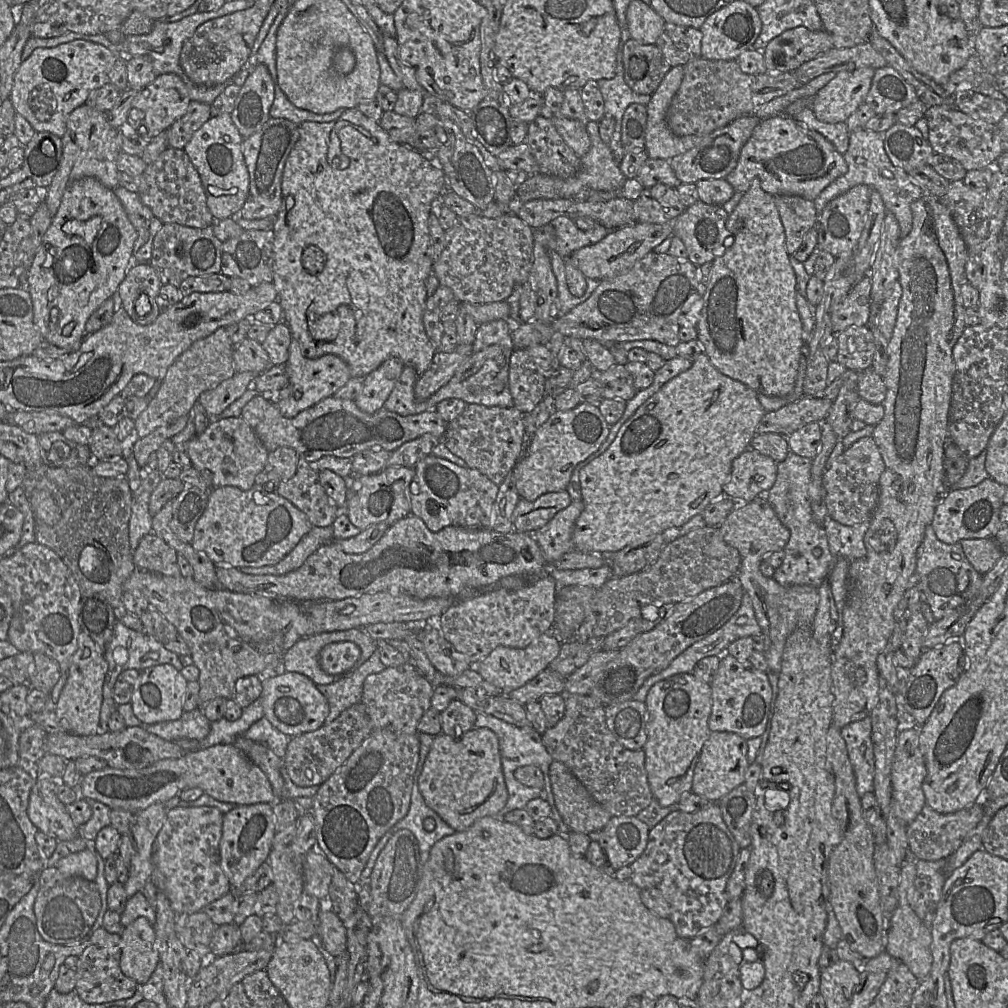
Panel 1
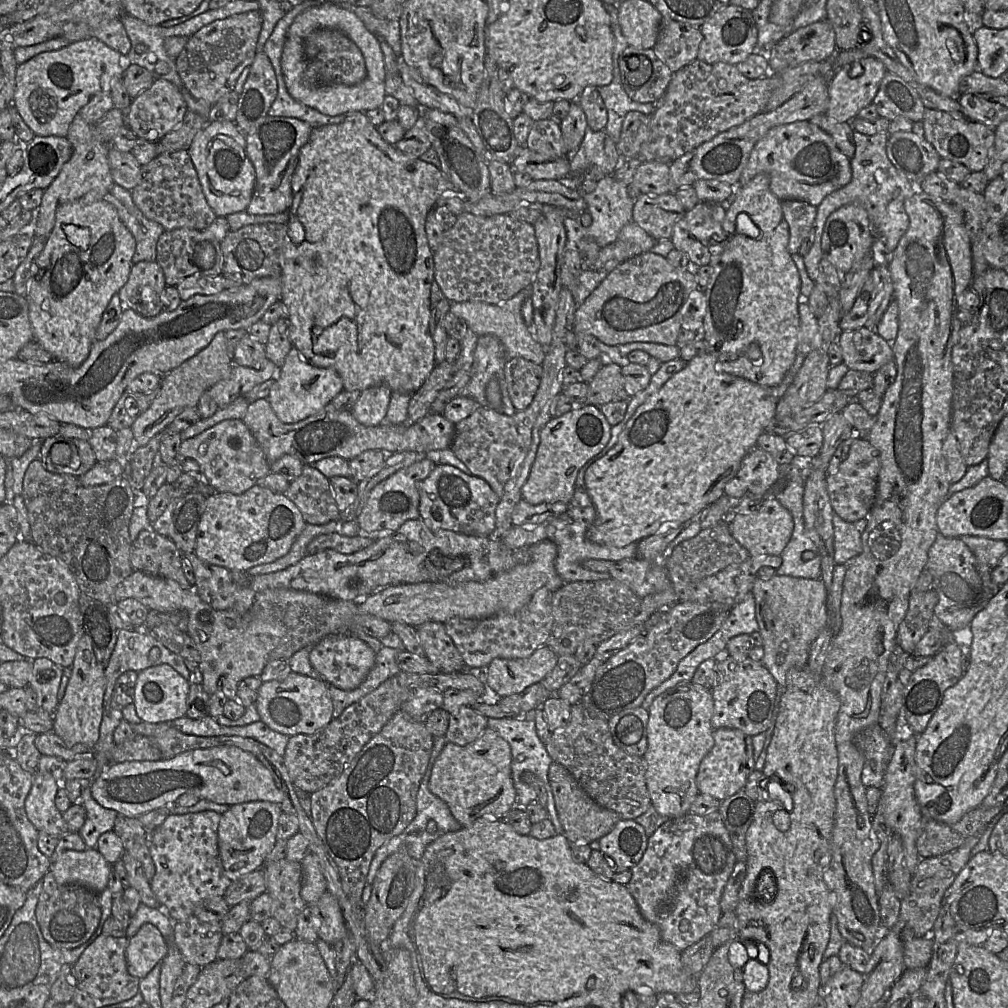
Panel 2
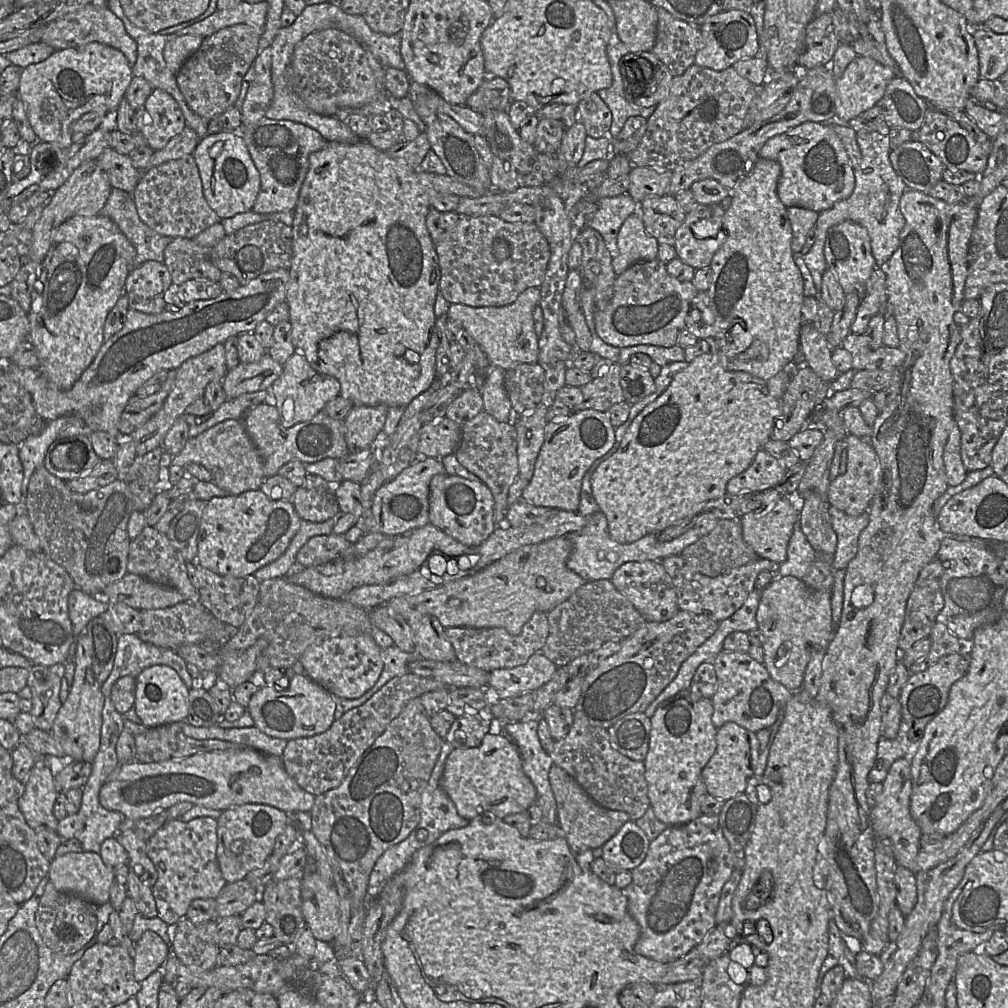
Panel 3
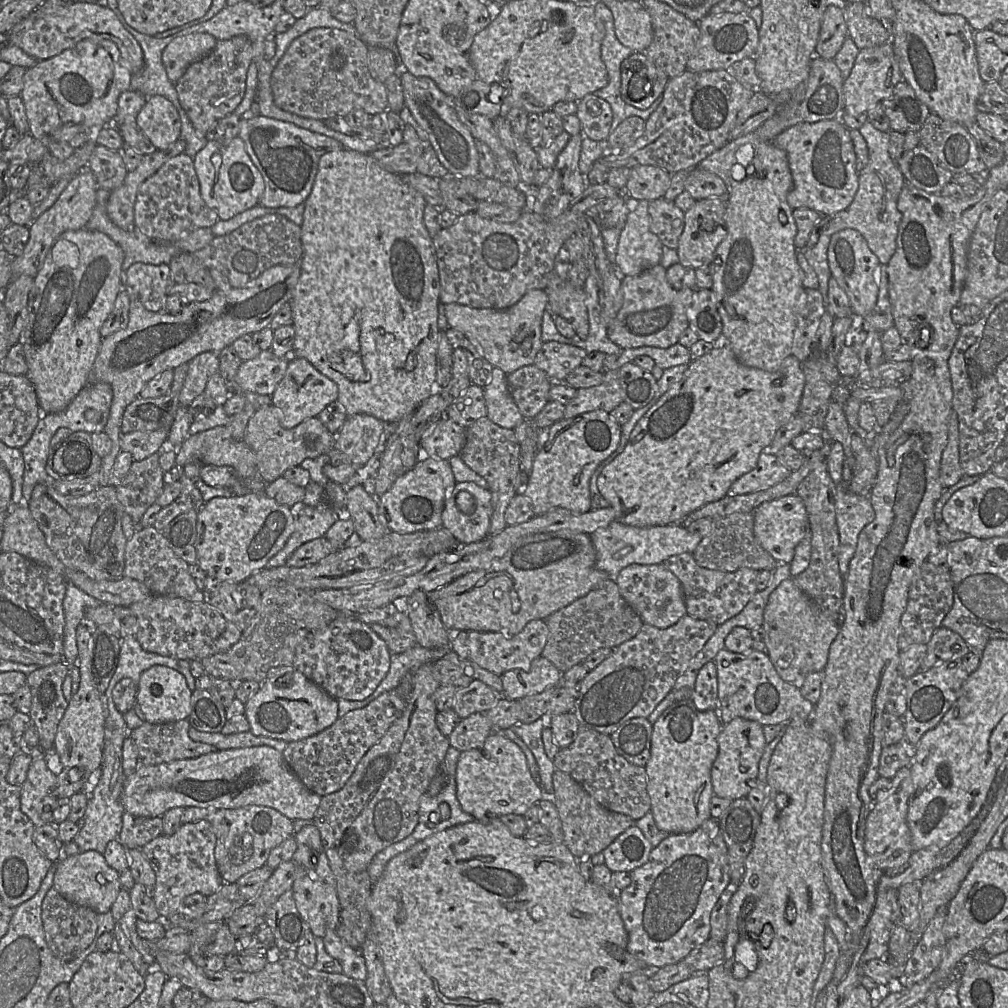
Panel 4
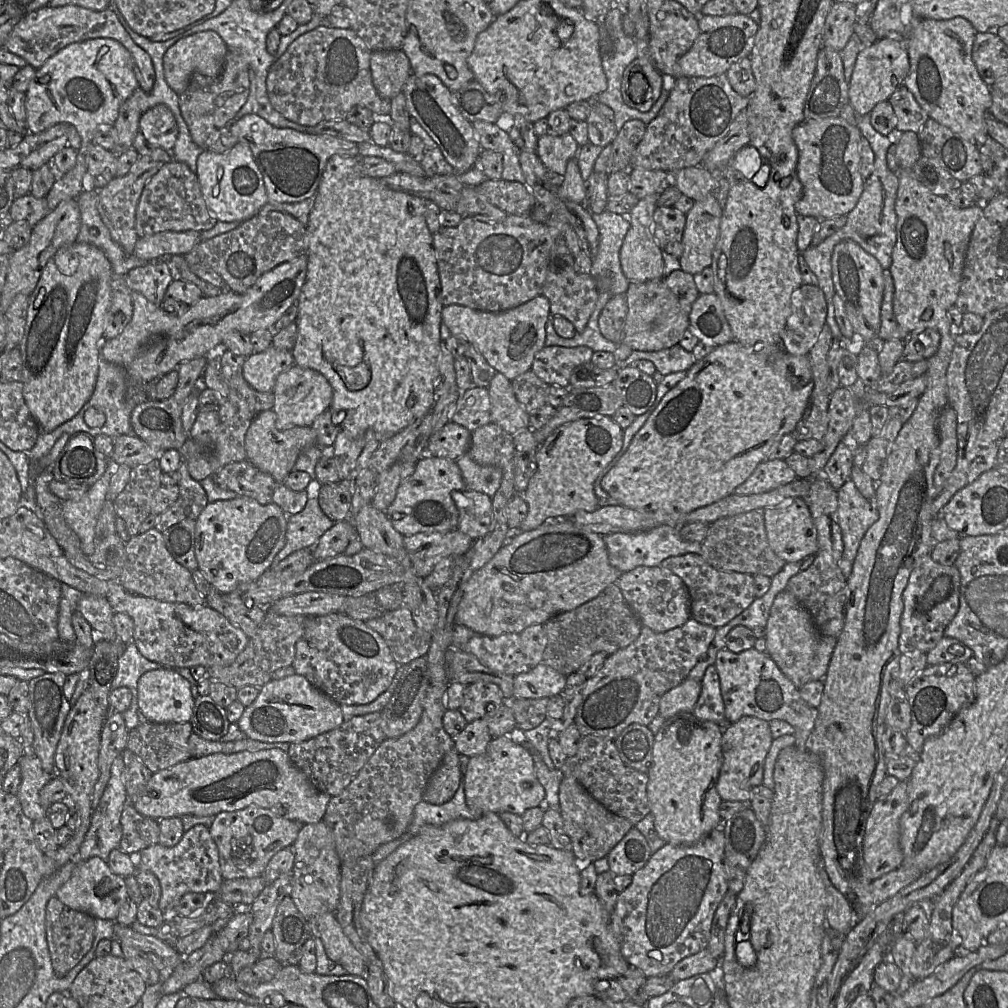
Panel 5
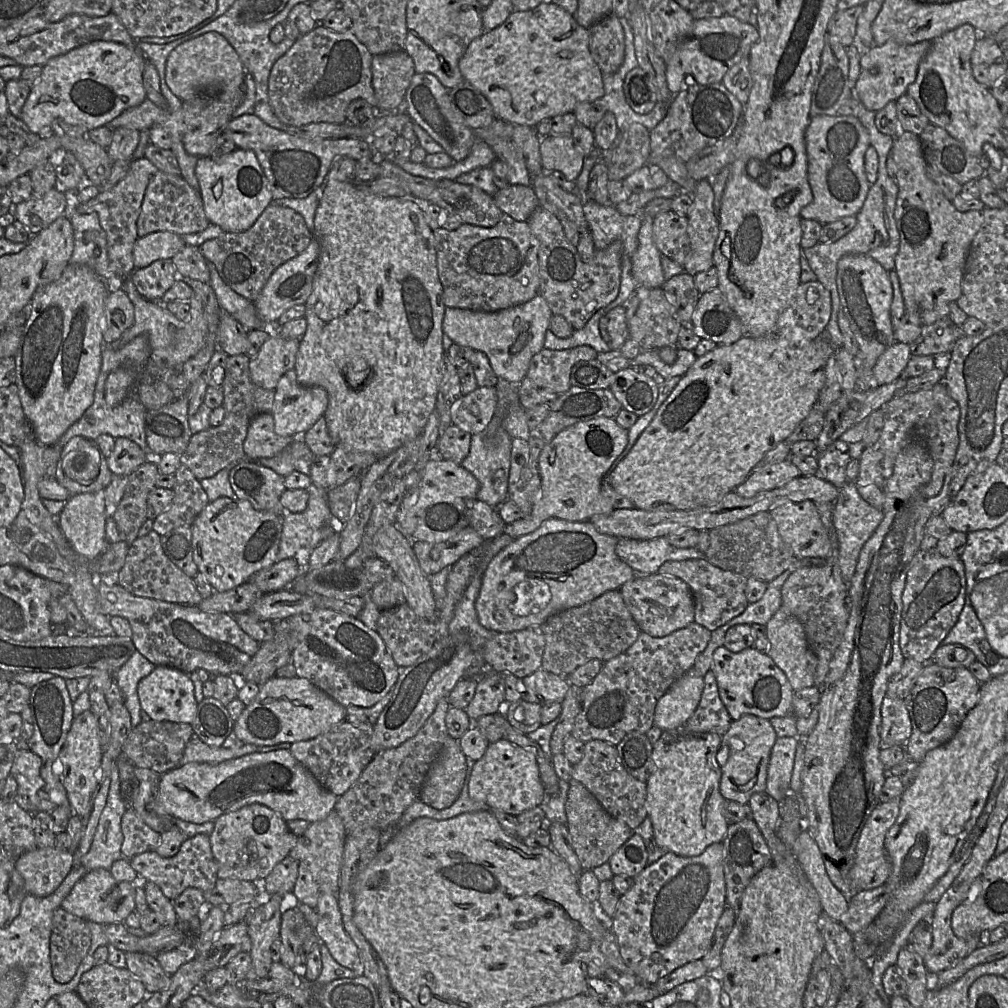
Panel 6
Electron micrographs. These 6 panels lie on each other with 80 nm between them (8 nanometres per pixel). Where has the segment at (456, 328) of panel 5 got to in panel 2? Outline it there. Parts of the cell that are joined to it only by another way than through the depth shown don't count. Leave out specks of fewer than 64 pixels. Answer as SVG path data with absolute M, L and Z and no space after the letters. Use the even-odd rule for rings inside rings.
M525 288L509 300L489 304L484 302L451 302L450 312L463 321L478 336L492 335L501 342L507 359L521 357L542 365L546 352L535 339L522 315L524 303L531 297L531 289Z

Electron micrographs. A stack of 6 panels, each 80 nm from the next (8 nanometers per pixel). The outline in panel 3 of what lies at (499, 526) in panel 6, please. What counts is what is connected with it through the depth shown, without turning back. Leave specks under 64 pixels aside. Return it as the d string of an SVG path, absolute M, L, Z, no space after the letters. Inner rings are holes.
M440 474L429 484L429 523L468 547L483 543L495 530L494 498L482 481Z

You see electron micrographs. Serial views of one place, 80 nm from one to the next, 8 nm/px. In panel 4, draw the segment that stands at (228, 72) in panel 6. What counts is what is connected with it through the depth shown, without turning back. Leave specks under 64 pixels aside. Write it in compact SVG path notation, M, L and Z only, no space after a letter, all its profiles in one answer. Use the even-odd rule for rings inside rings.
M192 33L174 38L162 53L169 80L176 84L187 67L209 54L216 43L217 39L208 33Z

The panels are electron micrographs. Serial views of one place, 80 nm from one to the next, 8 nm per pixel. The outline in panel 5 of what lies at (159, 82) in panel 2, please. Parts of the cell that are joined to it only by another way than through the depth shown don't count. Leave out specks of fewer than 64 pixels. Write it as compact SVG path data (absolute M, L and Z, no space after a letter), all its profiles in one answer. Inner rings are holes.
M158 104L144 112L139 120L140 131L153 145L171 151L176 143L178 127L171 110Z

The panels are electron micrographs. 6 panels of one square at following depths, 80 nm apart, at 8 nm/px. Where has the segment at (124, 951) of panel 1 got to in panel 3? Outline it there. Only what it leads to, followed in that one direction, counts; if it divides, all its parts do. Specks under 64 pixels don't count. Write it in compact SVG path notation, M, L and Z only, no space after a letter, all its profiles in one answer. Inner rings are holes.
M146 931L133 945L132 957L134 961L134 977L142 982L162 966L171 955L171 946L158 934Z

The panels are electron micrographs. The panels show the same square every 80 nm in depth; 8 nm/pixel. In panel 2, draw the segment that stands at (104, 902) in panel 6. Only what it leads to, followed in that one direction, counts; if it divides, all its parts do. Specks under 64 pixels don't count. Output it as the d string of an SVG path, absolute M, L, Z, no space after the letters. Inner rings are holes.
M88 848L85 851L65 851L56 861L51 862L50 871L53 873L58 884L80 885L93 892L101 893L108 886L109 874L112 867L96 848Z

